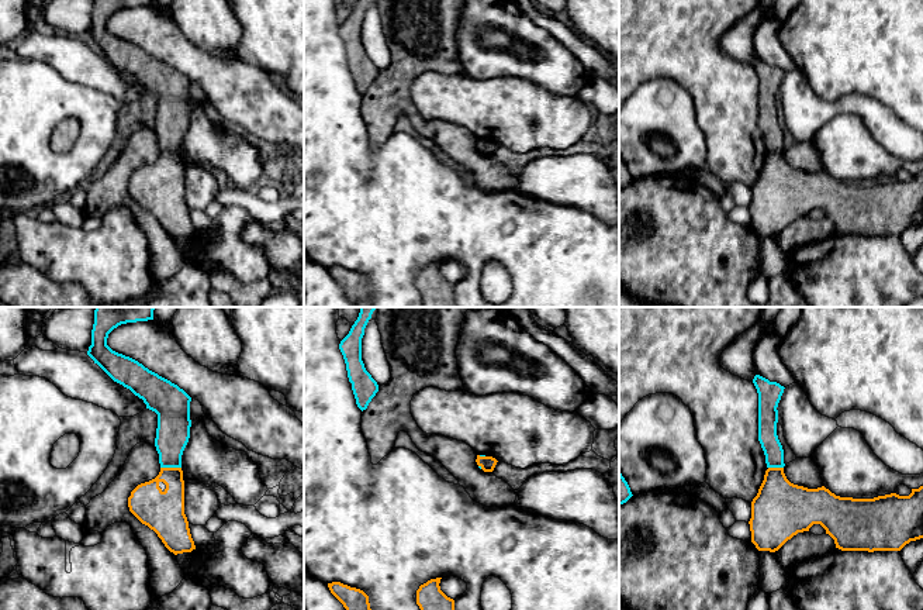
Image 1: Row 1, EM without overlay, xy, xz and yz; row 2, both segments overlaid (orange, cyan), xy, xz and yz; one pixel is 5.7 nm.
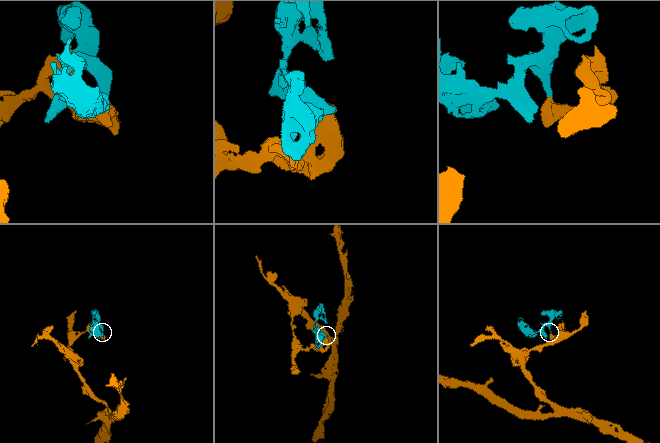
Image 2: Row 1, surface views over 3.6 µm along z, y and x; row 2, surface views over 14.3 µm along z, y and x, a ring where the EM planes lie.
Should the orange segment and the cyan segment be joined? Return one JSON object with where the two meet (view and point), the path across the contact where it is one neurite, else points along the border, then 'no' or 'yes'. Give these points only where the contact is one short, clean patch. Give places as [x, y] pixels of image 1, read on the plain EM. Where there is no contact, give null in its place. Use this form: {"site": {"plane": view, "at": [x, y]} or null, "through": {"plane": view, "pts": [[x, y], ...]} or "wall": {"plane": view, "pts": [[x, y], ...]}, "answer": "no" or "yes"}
{"site": {"plane": "xy", "at": [170, 152]}, "answer": "yes"}

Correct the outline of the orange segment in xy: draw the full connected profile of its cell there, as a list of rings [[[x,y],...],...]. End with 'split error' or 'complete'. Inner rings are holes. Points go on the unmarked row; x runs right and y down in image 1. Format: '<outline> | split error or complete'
[[[94,0],[91,30],[87,39],[114,66],[129,73],[144,85],[146,93],[158,99],[155,131],[159,138],[160,156],[145,168],[138,169],[128,182],[129,196],[145,210],[153,214],[165,231],[174,239],[196,234],[184,199],[184,165],[182,139],[190,123],[190,86],[191,82],[170,65],[149,55],[138,45],[113,35],[107,30],[108,18],[121,8],[153,4],[153,0]]] | split error

